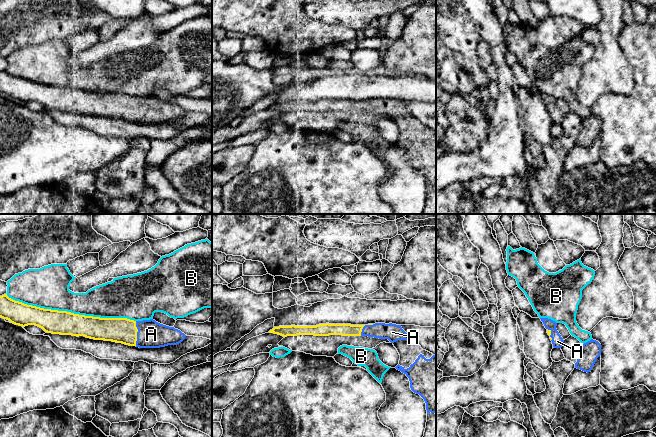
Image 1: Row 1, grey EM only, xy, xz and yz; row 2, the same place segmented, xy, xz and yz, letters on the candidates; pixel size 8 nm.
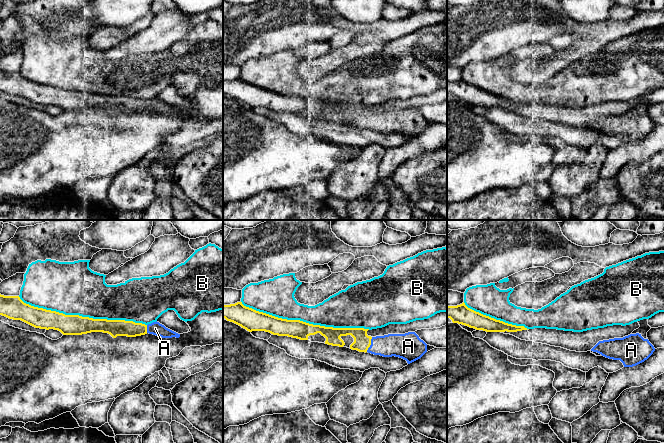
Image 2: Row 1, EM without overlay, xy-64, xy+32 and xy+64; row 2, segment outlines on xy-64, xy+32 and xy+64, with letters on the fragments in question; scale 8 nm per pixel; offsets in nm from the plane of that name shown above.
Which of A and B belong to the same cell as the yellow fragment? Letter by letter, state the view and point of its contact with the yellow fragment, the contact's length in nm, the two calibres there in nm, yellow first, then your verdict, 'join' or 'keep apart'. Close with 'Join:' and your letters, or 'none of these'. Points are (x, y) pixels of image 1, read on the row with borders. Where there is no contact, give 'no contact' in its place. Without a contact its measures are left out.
A: meets yellow in xy at (136, 333); contact 200 nm long; 200 nm thick on the yellow side, 220 nm on the other; join
B: meets yellow in xy at (70, 312); contact 1050 nm long; 190 nm thick on the yellow side, 320 nm on the other; keep apart
Join: A

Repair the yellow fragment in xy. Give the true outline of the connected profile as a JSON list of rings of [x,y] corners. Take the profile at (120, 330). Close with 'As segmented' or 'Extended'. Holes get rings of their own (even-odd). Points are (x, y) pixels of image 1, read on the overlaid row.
[[[0,296],[0,317],[22,327],[35,325],[47,333],[84,336],[139,348],[160,348],[181,343],[186,335],[153,319],[100,318],[44,309]]]. Extended

